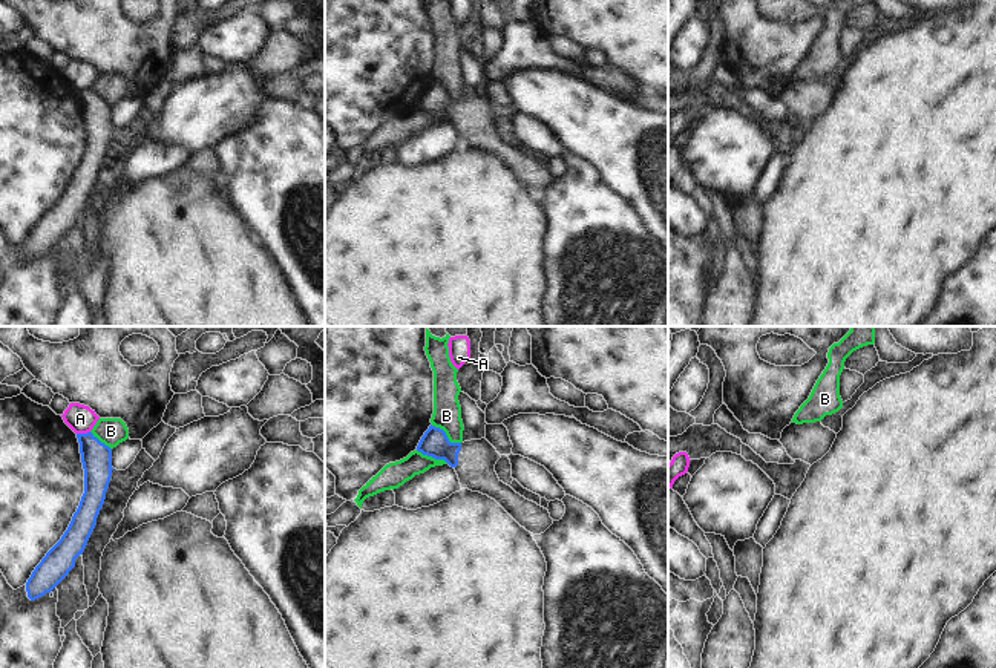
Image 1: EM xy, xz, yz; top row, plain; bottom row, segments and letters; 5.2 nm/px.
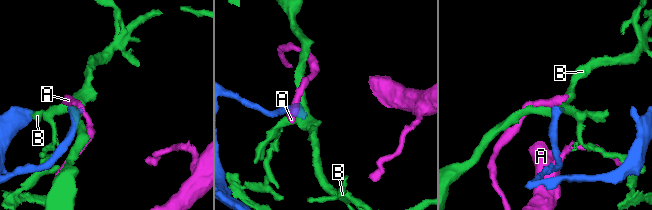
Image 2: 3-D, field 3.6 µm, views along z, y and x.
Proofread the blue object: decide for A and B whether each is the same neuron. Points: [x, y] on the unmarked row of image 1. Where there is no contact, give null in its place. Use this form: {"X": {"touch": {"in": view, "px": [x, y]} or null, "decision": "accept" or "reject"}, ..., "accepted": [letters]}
{"A": {"touch": {"in": "xy", "px": [83, 91]}, "decision": "reject"}, "B": {"touch": {"in": "xz", "px": [446, 92]}, "decision": "reject"}, "accepted": []}

